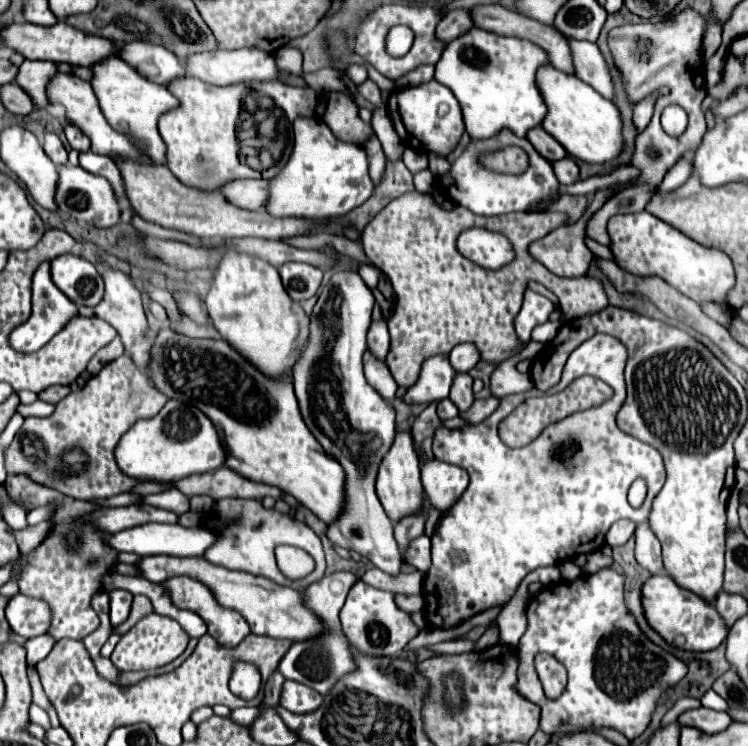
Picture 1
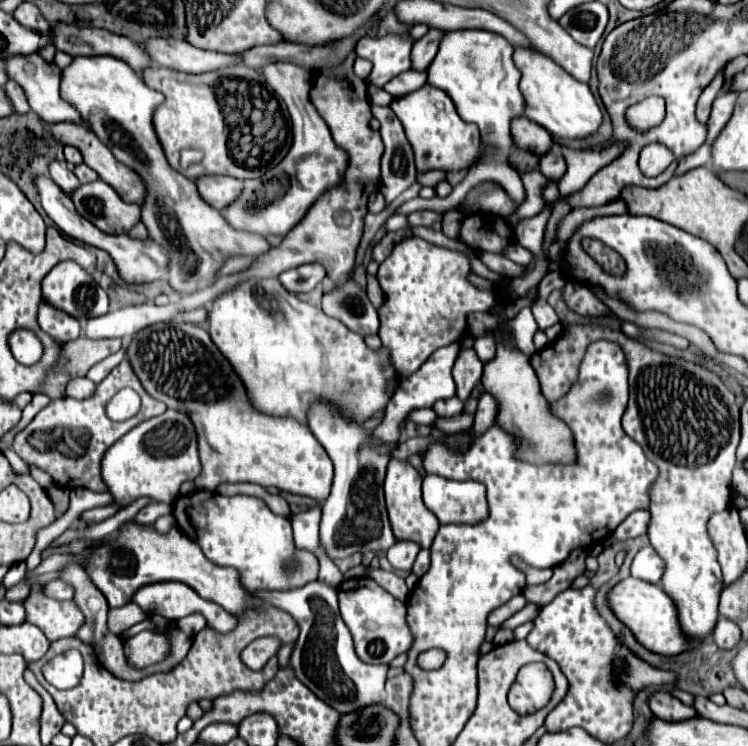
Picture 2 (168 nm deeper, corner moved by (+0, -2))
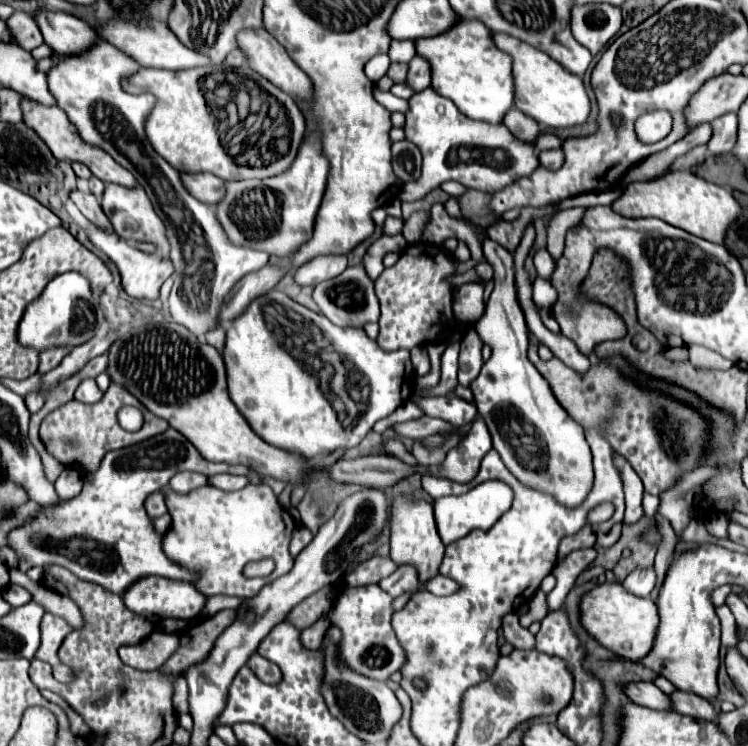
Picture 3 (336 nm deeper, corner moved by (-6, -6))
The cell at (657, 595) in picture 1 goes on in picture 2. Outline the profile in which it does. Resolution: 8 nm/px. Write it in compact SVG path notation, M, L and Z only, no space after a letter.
M626 578L620 584L616 584L608 596L608 602L618 616L638 638L642 646L646 646L652 652L664 654L664 656L674 656L690 650L692 640L684 634L680 622L678 622L678 608L674 600L662 590L658 584L650 584L638 578Z

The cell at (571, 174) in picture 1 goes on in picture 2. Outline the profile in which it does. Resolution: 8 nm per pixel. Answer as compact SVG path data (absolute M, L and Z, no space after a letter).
M558 148L550 150L550 154L544 154L540 158L540 172L550 180L560 180L564 176L566 168L568 168L566 160Z

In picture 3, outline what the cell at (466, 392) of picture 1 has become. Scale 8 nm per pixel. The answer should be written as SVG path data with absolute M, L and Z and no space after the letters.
M468 328L462 342L460 342L460 370L458 370L458 382L462 386L468 386L482 368L482 340L474 328Z

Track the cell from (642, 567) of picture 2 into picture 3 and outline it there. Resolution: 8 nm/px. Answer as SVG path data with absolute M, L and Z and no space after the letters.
M636 568L634 572L630 572L626 576L626 580L622 582L622 586L630 592L630 594L636 594L636 596L644 596L648 598L652 588L656 584L656 572L654 568Z

